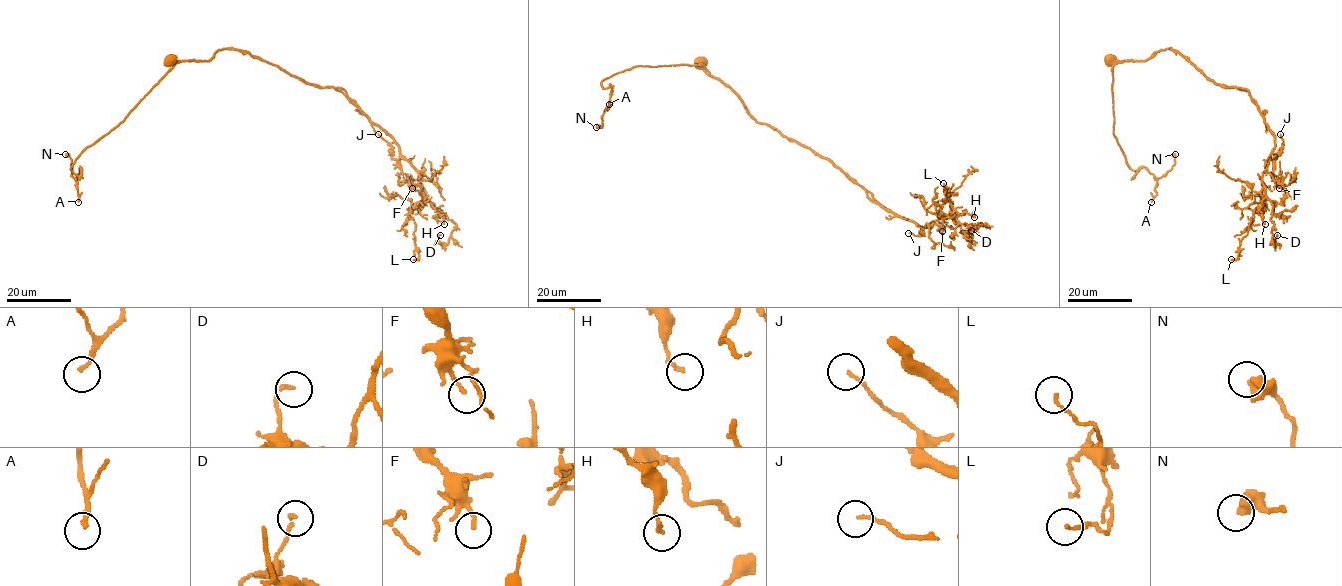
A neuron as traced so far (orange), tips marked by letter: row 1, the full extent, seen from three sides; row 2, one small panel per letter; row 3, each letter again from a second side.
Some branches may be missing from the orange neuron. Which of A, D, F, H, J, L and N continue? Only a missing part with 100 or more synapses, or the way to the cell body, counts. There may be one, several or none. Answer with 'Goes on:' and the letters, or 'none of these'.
Goes on: none of these

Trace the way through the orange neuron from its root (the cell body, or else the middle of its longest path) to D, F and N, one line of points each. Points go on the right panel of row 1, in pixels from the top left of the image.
D: (1111, 62), (1175, 50), (1214, 82), (1249, 93), (1274, 136), (1263, 186), (1275, 243), (1277, 235)
F: (1111, 62), (1146, 60), (1161, 50), (1175, 50), (1214, 82), (1246, 90), (1274, 136), (1271, 176), (1279, 188)
N: (1111, 62), (1120, 61), (1112, 68), (1113, 134), (1134, 176), (1145, 167), (1163, 176), (1175, 154)

